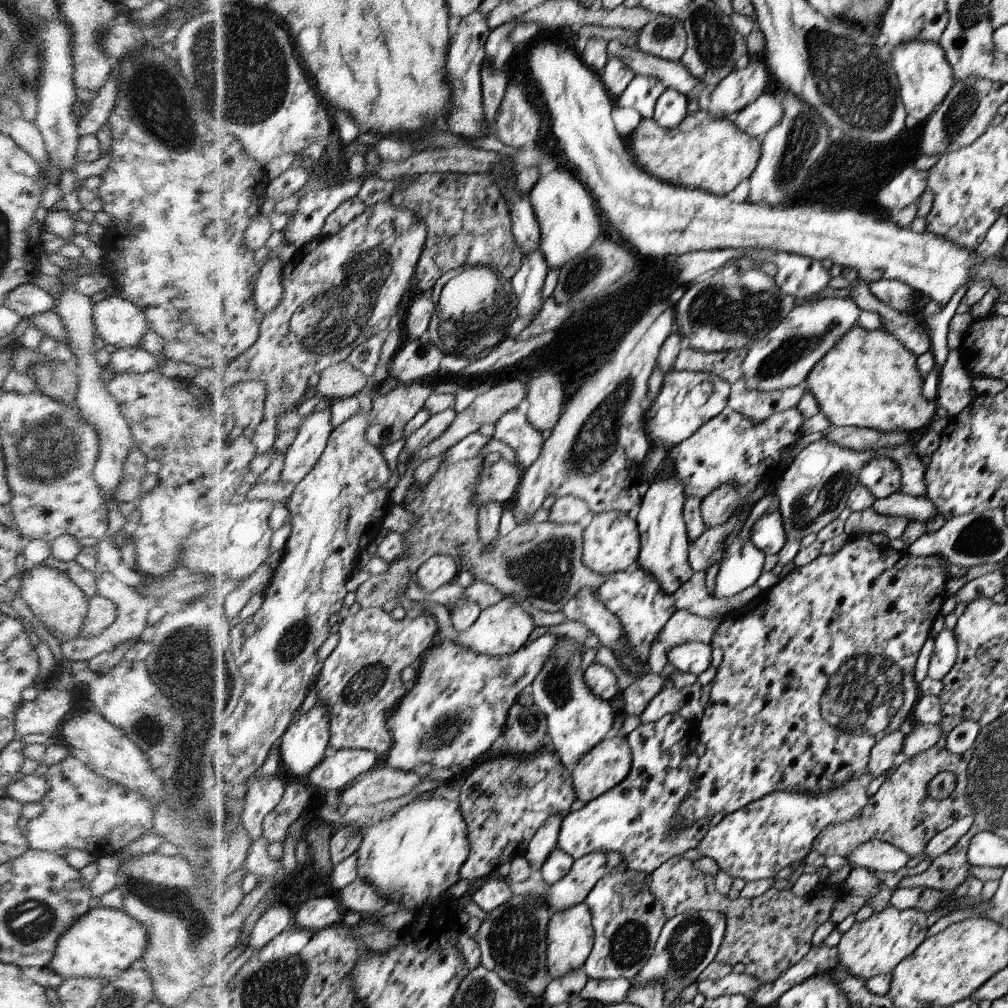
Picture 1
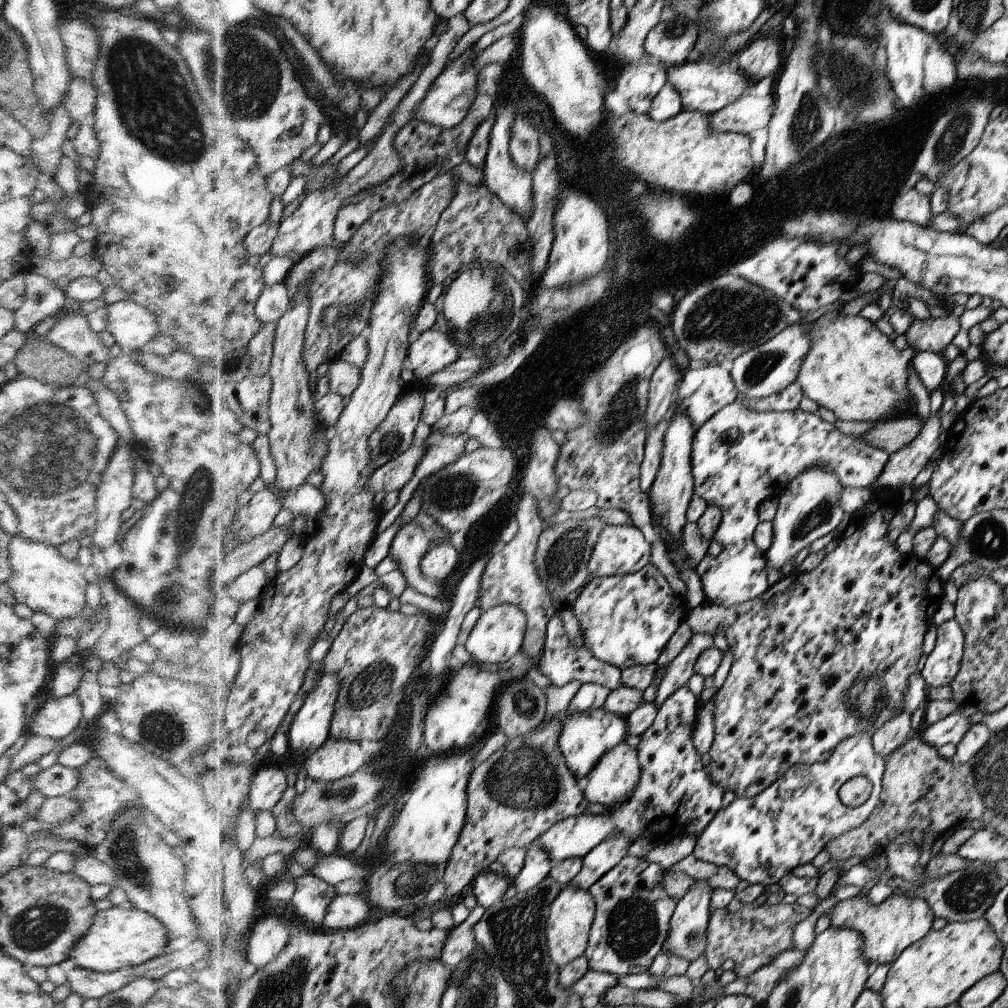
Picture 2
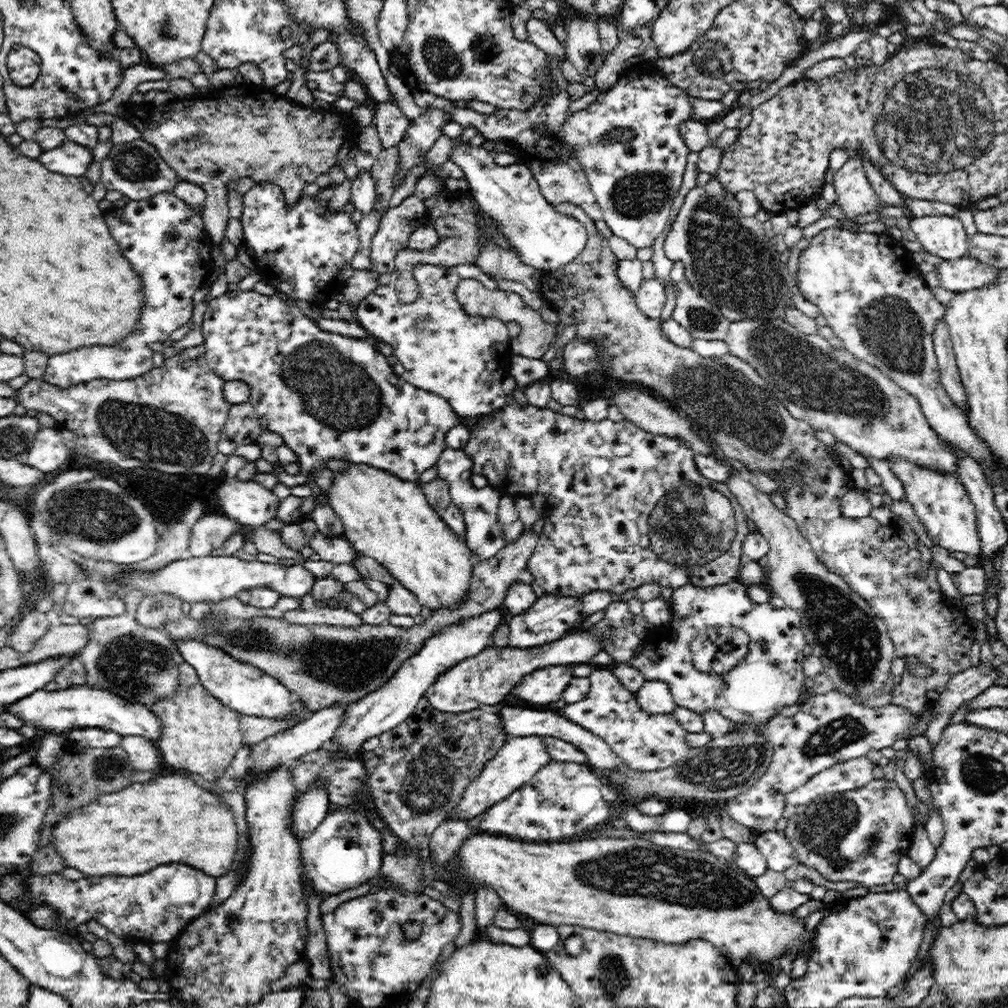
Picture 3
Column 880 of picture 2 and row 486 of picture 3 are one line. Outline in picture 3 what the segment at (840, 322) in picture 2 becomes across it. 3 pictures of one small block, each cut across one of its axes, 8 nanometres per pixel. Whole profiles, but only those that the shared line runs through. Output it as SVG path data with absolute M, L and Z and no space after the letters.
M352 463L352 468L336 474L334 486L330 488L328 504L340 517L343 535L352 547L362 555L372 558L384 566L390 575L414 593L420 605L432 612L438 608L456 608L466 597L476 564L462 537L455 533L441 517L440 513L427 501L419 482L398 478L388 471L367 463Z

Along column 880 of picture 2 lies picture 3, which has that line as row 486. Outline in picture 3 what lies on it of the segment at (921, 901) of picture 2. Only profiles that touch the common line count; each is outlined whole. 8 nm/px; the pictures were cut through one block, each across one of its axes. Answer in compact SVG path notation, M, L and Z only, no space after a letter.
M888 460L892 472L903 484L903 500L913 506L920 522L936 545L953 552L980 557L982 548L977 529L976 511L968 491L958 476L943 476L930 468L921 468L908 460Z

